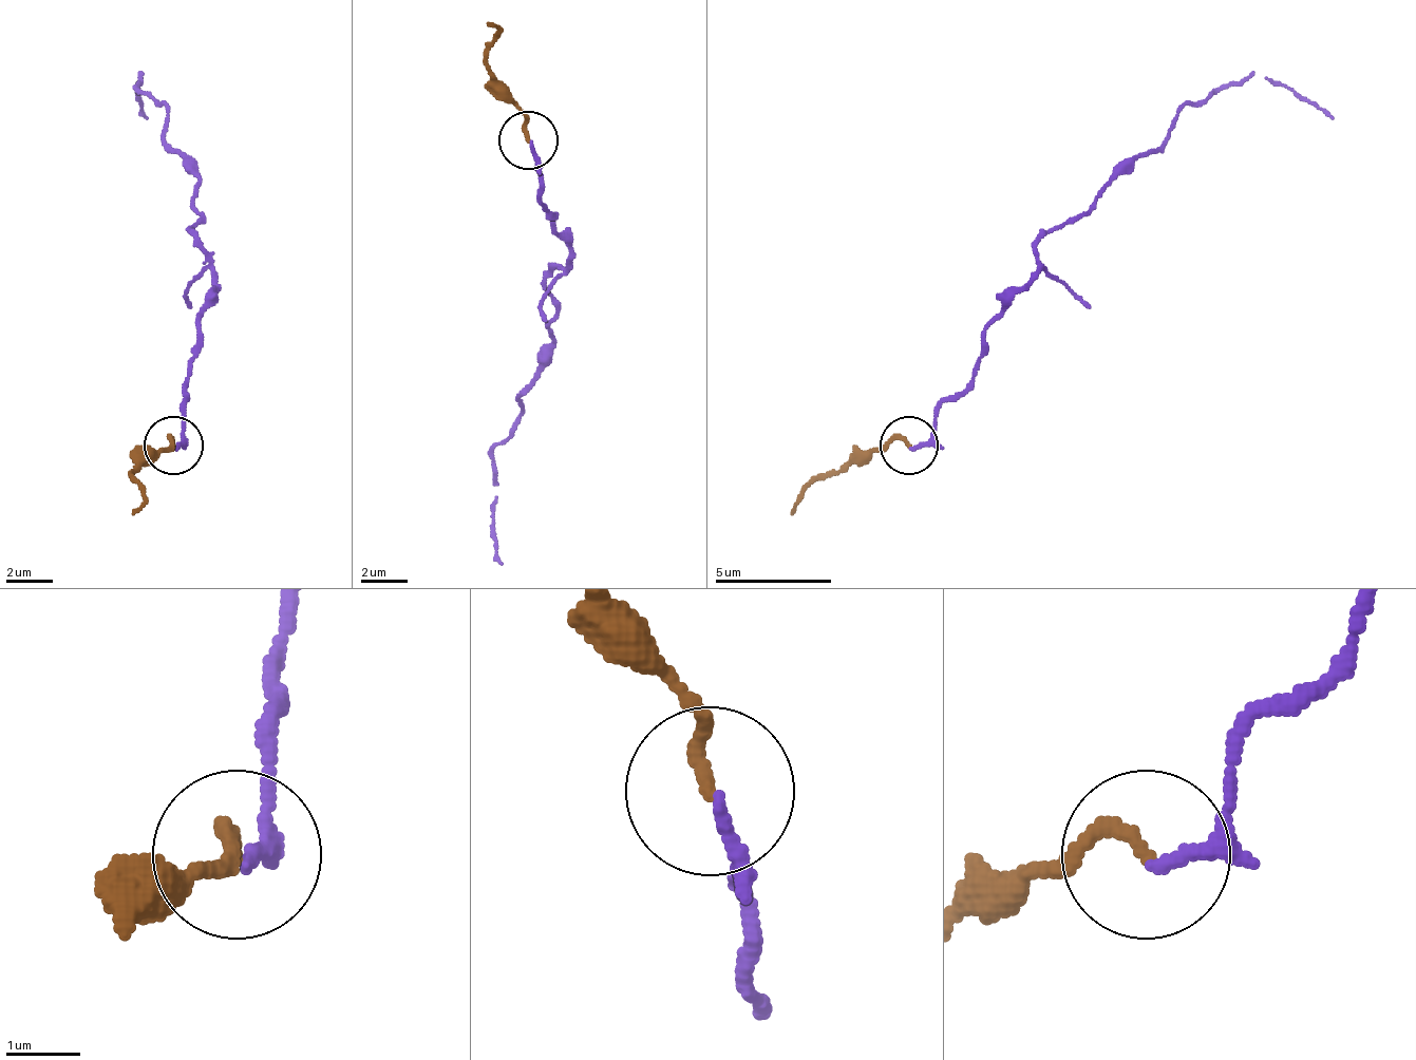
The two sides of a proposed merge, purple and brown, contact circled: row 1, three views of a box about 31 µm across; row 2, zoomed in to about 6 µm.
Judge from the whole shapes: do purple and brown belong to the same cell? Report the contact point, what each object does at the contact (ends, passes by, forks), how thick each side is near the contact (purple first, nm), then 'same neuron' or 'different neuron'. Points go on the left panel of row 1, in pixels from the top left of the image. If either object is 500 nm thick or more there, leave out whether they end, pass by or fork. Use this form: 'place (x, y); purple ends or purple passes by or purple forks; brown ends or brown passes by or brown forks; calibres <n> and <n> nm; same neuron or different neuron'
place (173, 445); purple ends; brown ends; calibres 150 and 190 nm; same neuron

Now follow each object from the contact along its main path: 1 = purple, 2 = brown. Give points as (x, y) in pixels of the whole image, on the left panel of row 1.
1: (175, 450), (215, 286), (192, 233), (199, 174), (139, 75), (146, 116)
2: (175, 443), (169, 437), (134, 473), (134, 513)

